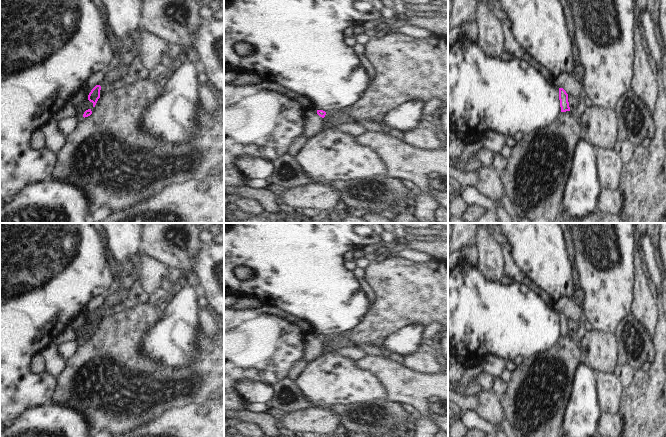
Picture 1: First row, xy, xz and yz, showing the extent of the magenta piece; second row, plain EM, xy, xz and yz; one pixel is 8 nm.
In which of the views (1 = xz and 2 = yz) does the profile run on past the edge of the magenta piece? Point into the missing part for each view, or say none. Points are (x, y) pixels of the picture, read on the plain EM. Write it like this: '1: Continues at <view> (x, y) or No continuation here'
1: No continuation here
2: No continuation here

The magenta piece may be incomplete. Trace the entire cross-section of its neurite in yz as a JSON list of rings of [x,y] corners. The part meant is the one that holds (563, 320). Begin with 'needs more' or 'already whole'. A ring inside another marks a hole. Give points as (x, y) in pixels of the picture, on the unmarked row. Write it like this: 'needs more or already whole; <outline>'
already whole; [[[559,312],[559,324],[560,324],[561,336],[570,335],[568,318],[563,312]]]

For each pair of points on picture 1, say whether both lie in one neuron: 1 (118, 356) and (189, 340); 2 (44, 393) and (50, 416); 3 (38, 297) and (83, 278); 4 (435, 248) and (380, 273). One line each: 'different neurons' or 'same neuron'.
1: different neurons
2: different neurons
3: same neuron
4: different neurons

